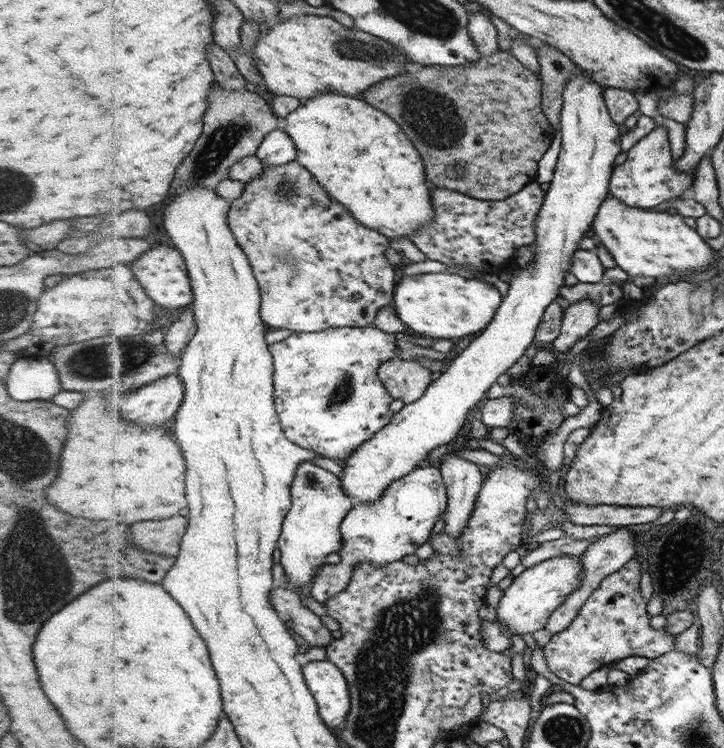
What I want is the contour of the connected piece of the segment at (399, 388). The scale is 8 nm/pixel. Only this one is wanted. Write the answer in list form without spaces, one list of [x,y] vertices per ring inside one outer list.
[[[394,358],[386,361],[379,368],[380,380],[393,398],[410,404],[418,400],[433,383],[429,368],[418,362]]]

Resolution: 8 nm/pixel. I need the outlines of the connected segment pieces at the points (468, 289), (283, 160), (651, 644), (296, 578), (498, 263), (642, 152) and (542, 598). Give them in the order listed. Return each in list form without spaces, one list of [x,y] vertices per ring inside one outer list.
[[[424,273],[403,277],[394,291],[394,307],[406,329],[430,338],[463,338],[481,332],[493,322],[502,298],[486,281],[450,273]]]
[[[282,127],[269,134],[262,147],[259,148],[257,155],[265,164],[282,166],[297,160],[299,150],[291,134],[285,127]]]
[[[632,561],[625,568],[610,573],[599,584],[597,589],[591,592],[586,599],[577,618],[573,620],[570,627],[562,633],[555,634],[543,649],[544,658],[548,668],[568,684],[579,685],[583,678],[592,674],[595,670],[622,660],[627,656],[644,656],[650,660],[667,652],[674,651],[674,639],[678,634],[672,634],[664,629],[652,629],[650,618],[646,614],[646,601],[641,593],[640,563]]]
[[[312,461],[301,464],[293,485],[293,507],[285,518],[285,528],[279,540],[289,589],[310,594],[317,572],[328,565],[328,556],[334,552],[339,554],[344,546],[342,525],[355,506],[355,500],[346,493],[340,476]]]
[[[538,182],[526,184],[516,195],[504,200],[478,200],[448,188],[433,187],[431,191],[435,218],[417,228],[409,236],[428,260],[448,266],[474,266],[482,272],[500,274],[510,262],[512,250],[532,246],[536,239],[536,218],[544,206],[544,190]]]
[[[656,126],[639,142],[636,142],[623,159],[614,168],[613,180],[610,183],[610,194],[628,206],[638,208],[656,208],[661,202],[676,200],[682,194],[689,195],[689,188],[695,179],[695,170],[679,172],[672,157],[668,132],[665,126]]]
[[[572,555],[556,556],[525,568],[504,590],[496,607],[498,616],[495,621],[502,625],[501,630],[504,629],[504,634],[510,632],[522,636],[544,629],[549,616],[553,614],[552,610],[557,610],[567,596],[581,586],[581,574],[583,574],[581,557],[573,558]]]

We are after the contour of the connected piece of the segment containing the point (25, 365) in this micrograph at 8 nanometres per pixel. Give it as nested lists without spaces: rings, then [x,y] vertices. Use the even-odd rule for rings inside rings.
[[[20,358],[12,364],[5,380],[8,394],[19,401],[47,400],[62,390],[56,367],[46,358]]]

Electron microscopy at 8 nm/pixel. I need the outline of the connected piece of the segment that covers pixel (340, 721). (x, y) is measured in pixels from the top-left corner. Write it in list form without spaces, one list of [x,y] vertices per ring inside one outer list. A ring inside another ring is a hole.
[[[328,658],[312,661],[304,669],[326,724],[331,728],[346,725],[353,711],[353,692],[343,670]]]

